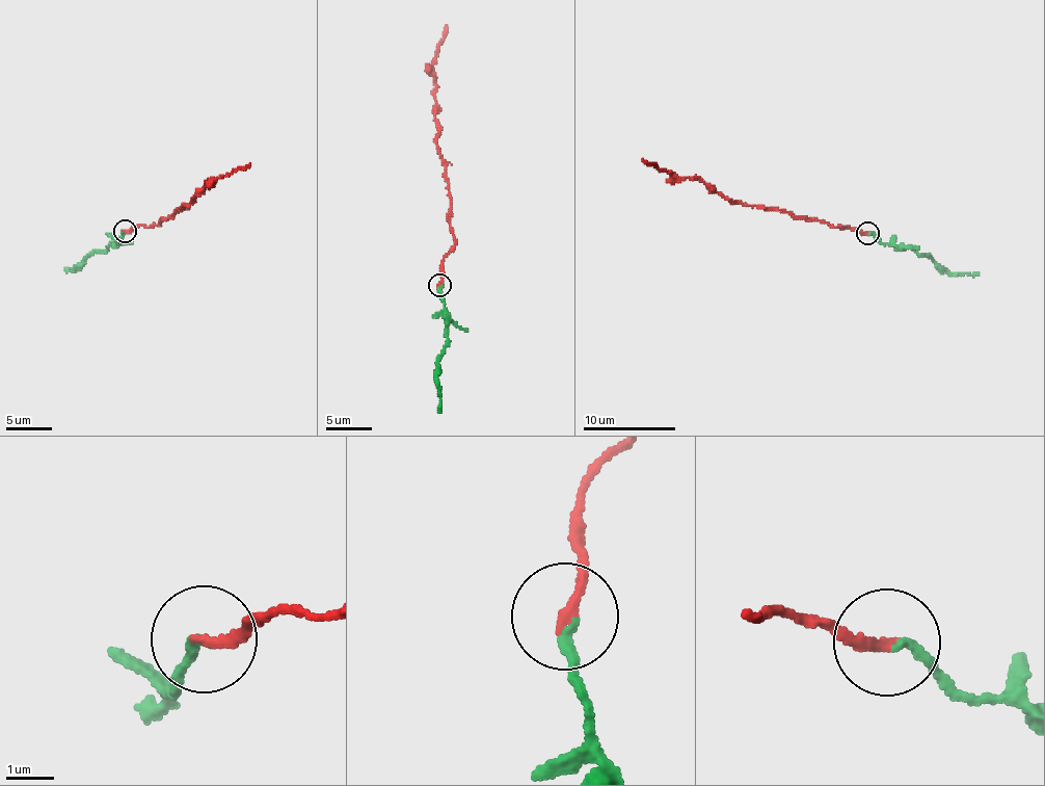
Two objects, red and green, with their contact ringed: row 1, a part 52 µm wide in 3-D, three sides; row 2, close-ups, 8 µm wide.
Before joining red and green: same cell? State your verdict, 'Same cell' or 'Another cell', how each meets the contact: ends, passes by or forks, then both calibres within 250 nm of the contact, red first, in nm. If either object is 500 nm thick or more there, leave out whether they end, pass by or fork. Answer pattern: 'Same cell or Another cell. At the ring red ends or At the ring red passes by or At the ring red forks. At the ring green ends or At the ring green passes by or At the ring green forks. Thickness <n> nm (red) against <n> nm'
Same cell. At the ring red ends. At the ring green ends. Thickness 220 nm (red) against 190 nm

